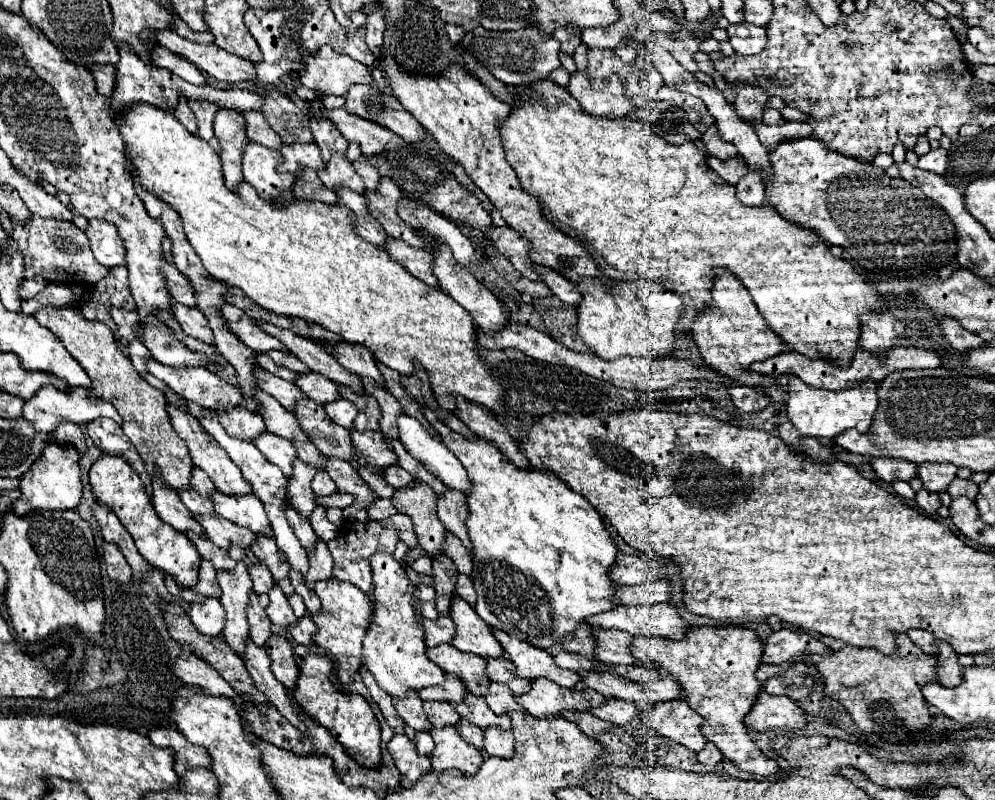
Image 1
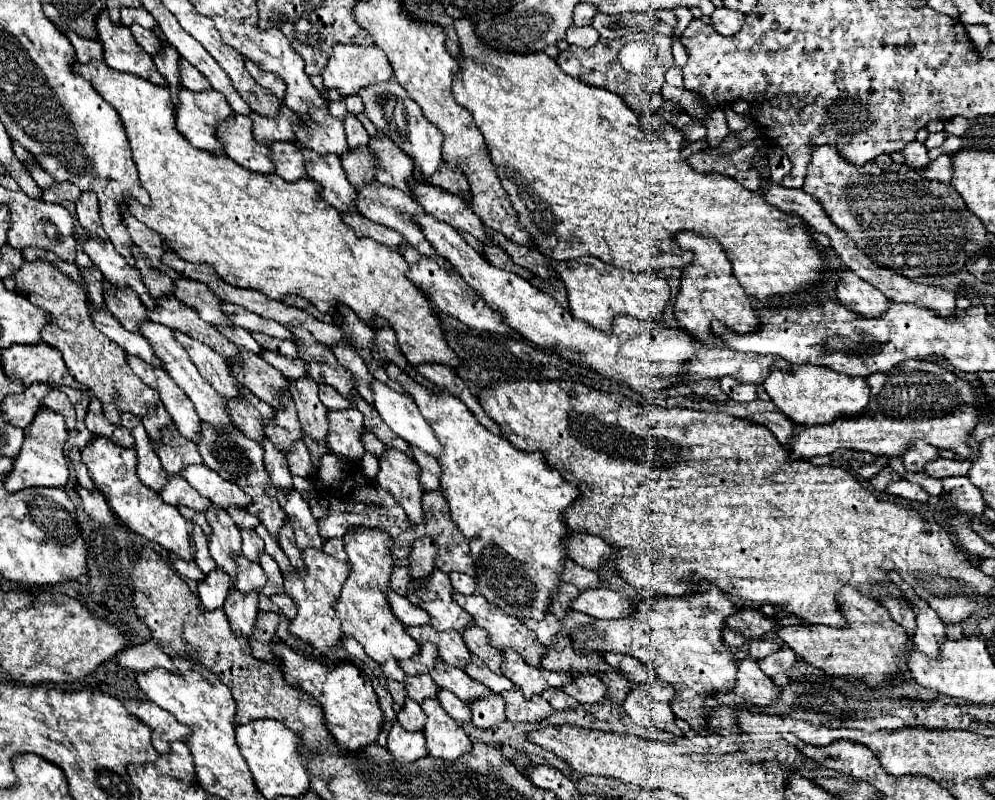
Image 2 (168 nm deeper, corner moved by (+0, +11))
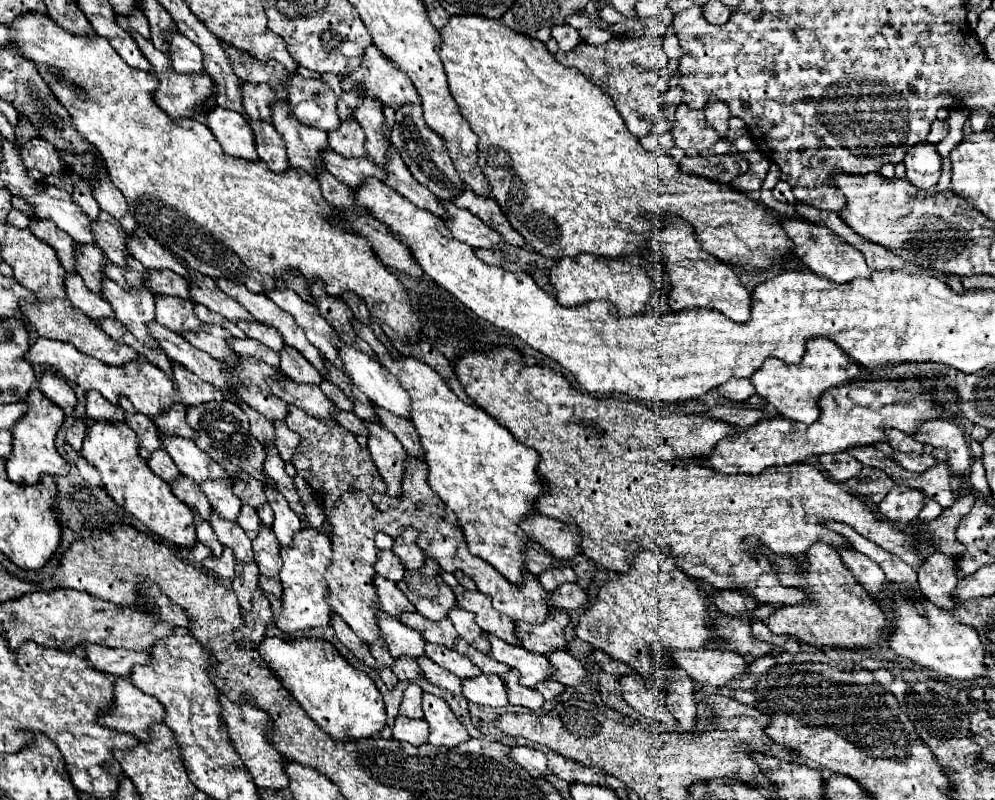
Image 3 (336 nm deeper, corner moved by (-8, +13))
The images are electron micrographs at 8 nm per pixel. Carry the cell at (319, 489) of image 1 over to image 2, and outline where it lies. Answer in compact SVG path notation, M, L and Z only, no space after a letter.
M300 441L300 443L296 443L296 449L288 455L288 465L290 465L290 473L292 475L298 475L298 477L310 477L310 473L314 473L312 471L312 467L314 467L314 463L312 463L312 457L310 457L310 451L308 451L308 447Z

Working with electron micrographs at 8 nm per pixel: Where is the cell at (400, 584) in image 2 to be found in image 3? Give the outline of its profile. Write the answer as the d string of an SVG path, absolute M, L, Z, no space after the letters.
M378 551L378 561L374 563L376 573L382 577L398 583L400 577L404 577L404 565L400 565L400 559L392 551Z

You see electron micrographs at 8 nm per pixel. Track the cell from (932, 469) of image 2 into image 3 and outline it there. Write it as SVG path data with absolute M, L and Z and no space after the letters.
M894 451L894 453L890 455L890 459L896 461L902 469L914 471L914 473L924 473L926 469L930 469L930 467L936 463L930 453L920 453L920 455L916 455L916 453L896 453L896 451Z

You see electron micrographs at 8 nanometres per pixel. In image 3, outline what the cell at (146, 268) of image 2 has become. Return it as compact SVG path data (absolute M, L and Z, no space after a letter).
M100 211L98 219L90 223L90 229L94 231L94 239L98 247L106 253L106 257L116 265L124 265L124 255L128 253L124 251L124 237L128 233L120 229L118 221L112 215Z

